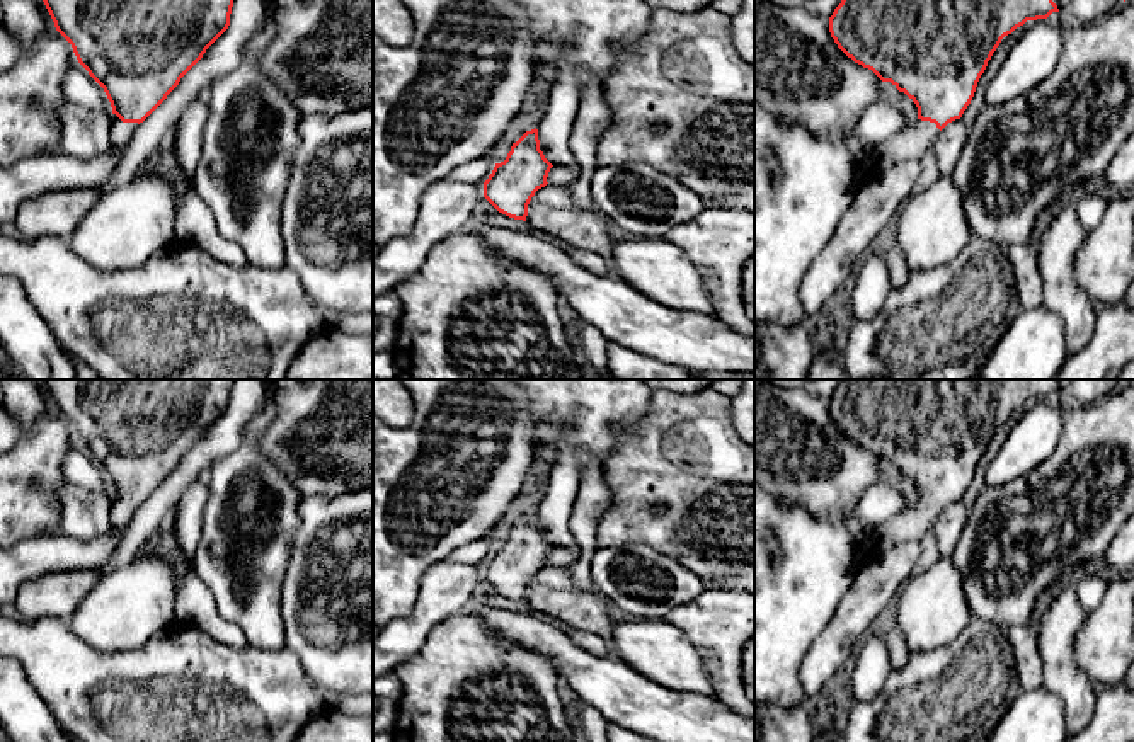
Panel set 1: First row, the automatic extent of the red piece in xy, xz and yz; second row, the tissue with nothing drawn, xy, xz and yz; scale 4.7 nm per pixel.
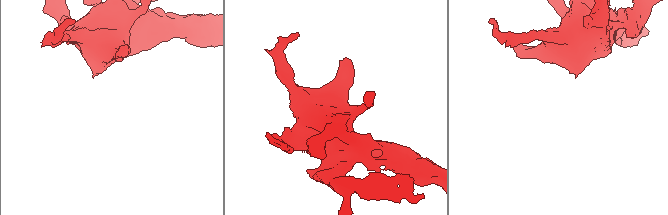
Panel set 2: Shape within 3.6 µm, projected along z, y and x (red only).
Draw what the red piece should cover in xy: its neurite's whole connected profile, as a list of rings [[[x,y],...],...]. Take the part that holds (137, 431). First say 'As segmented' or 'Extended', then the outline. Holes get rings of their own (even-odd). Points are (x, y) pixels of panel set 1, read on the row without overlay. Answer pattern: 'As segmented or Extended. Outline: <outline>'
Extended. Outline: [[[43,380],[43,383],[56,412],[72,425],[78,444],[104,470],[111,483],[109,521],[116,531],[128,528],[140,505],[228,410],[233,388],[233,380]]]

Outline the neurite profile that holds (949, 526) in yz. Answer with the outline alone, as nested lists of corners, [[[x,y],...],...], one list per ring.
[[[955,500],[942,511],[933,526],[940,556],[952,555],[957,541],[962,536],[967,519],[969,509],[962,500]]]

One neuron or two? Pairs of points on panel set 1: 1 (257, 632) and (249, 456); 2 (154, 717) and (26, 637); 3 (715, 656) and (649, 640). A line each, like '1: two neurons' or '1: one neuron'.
1: one neuron
2: one neuron
3: two neurons

